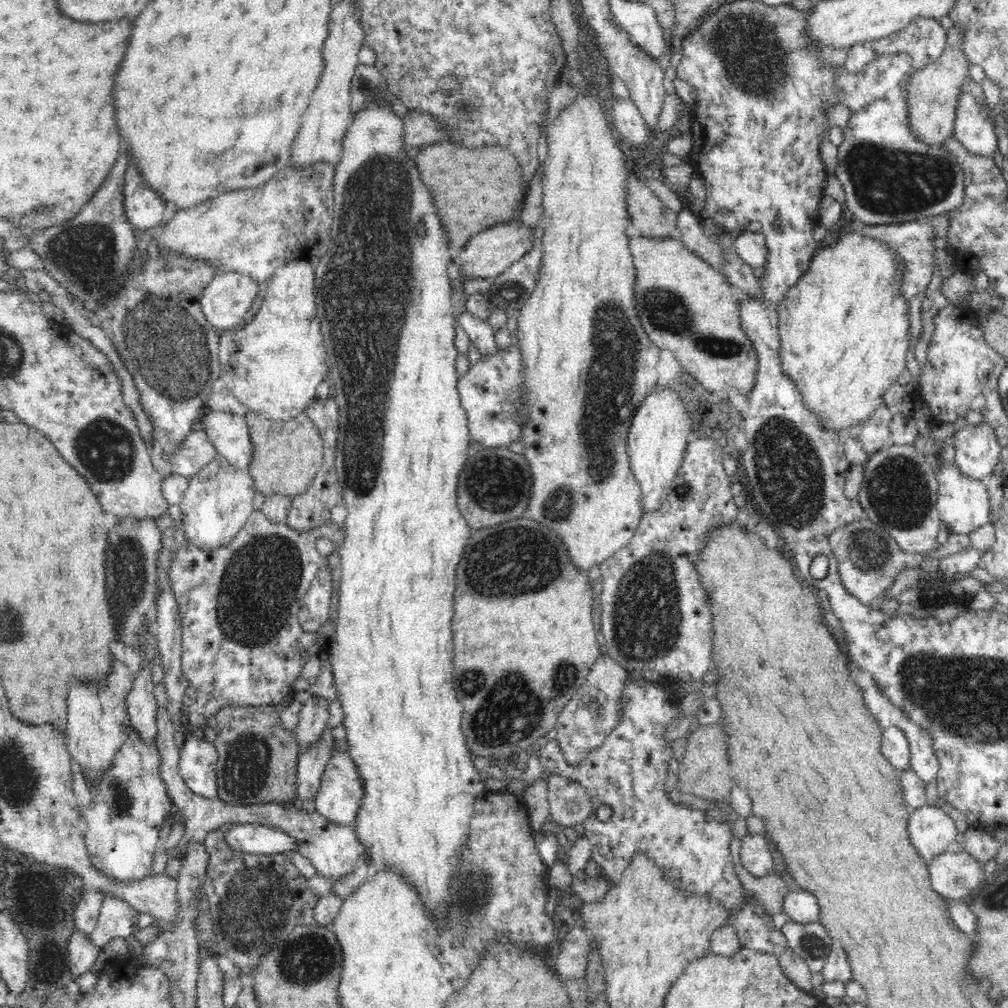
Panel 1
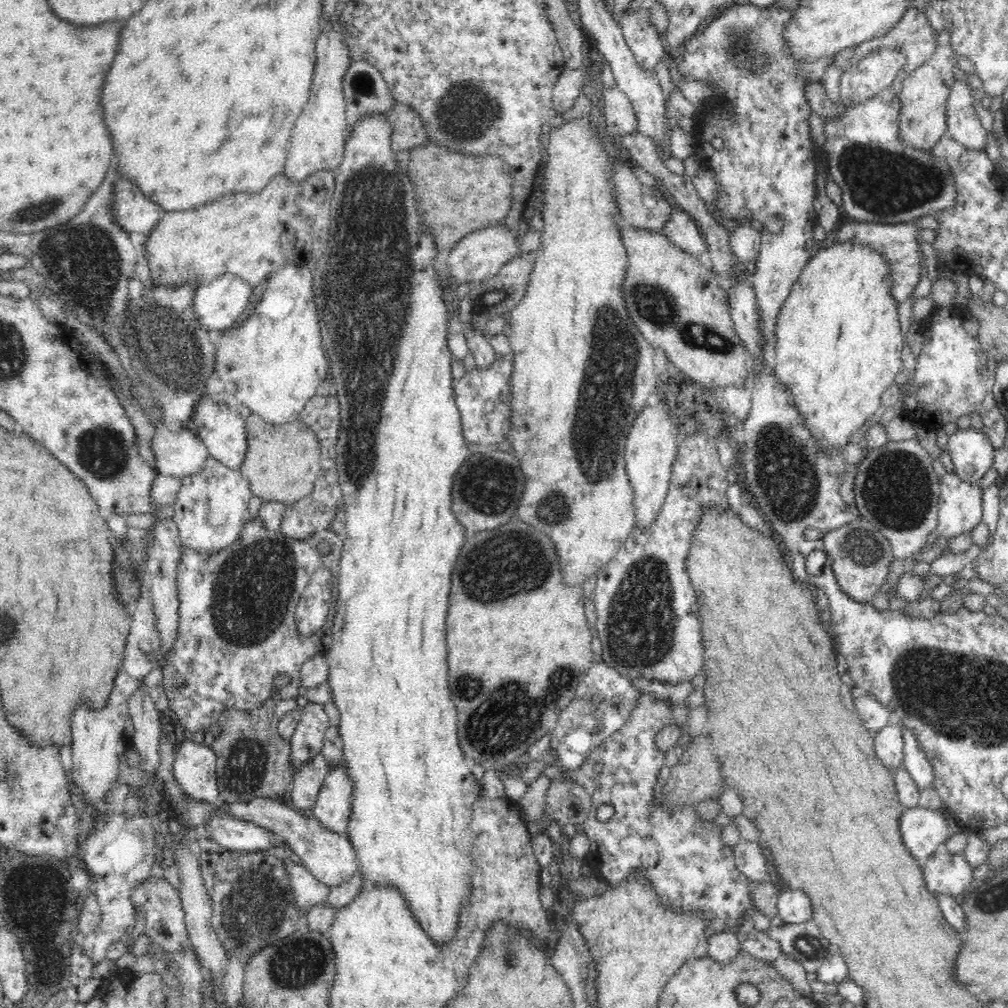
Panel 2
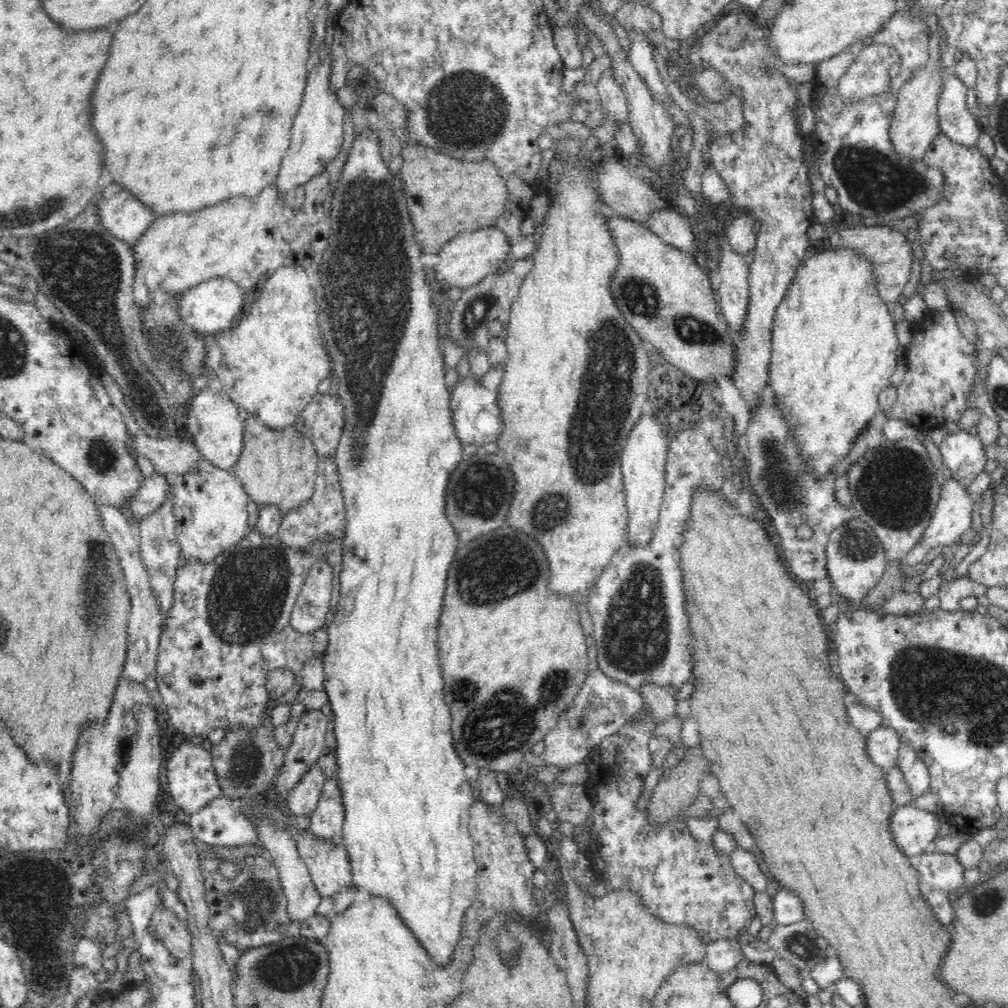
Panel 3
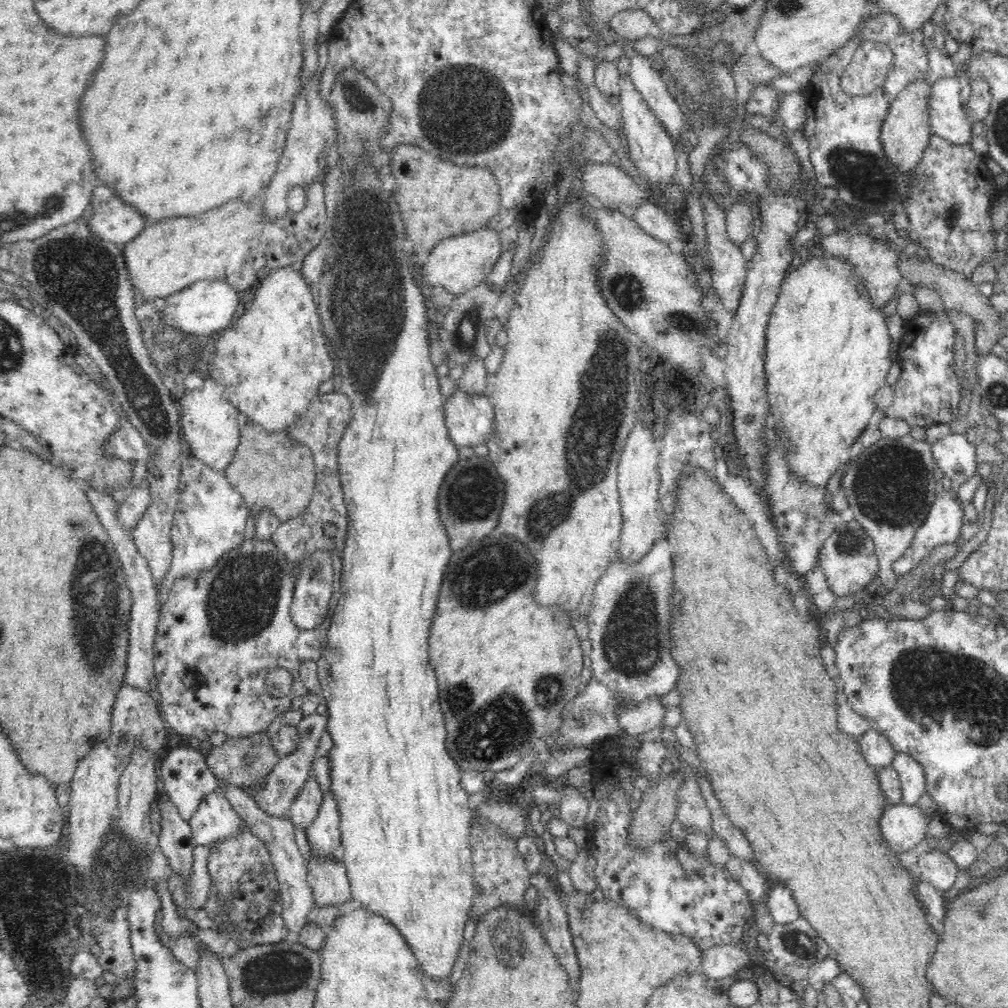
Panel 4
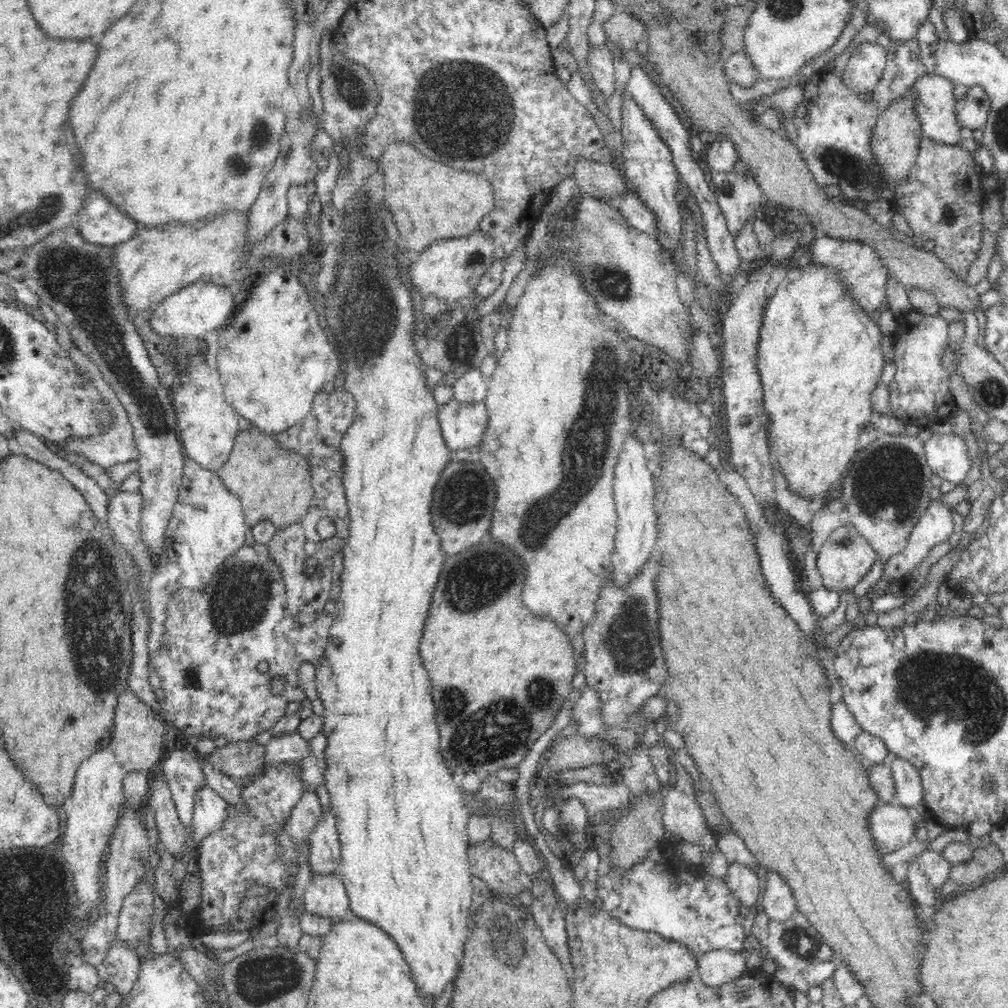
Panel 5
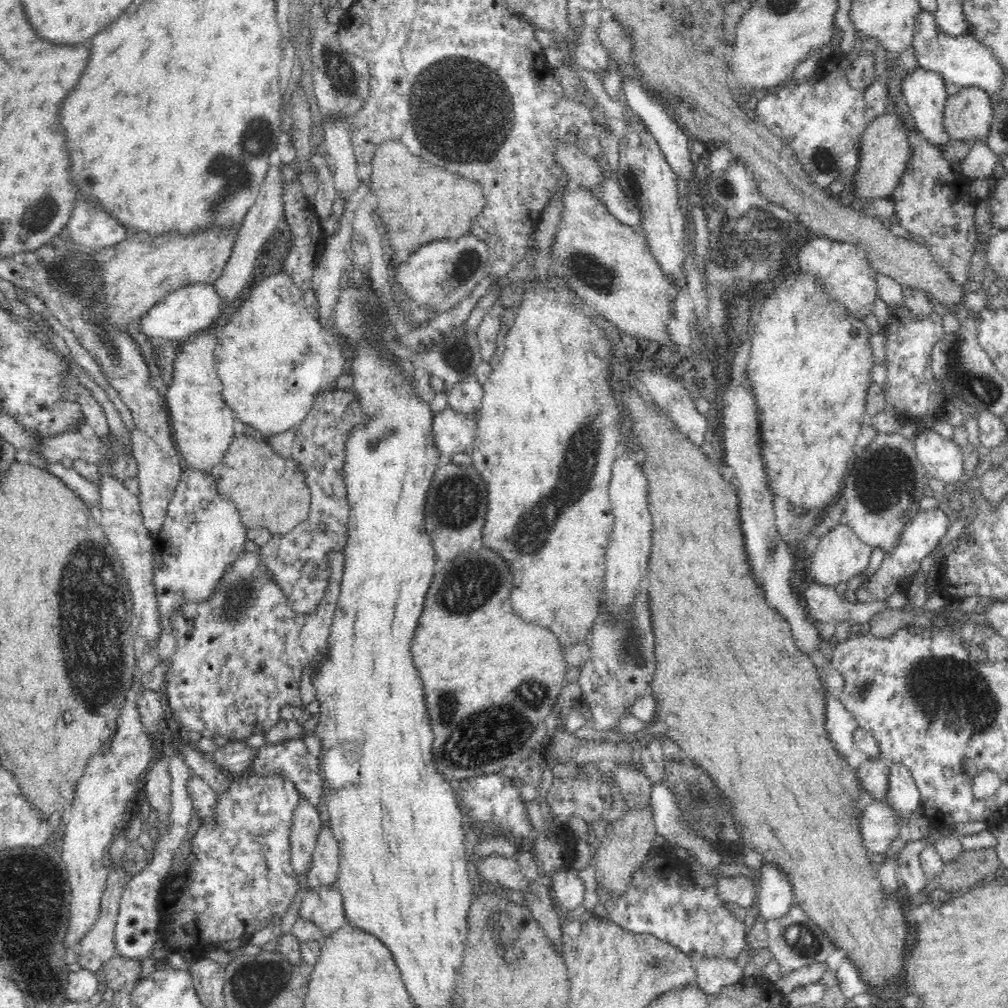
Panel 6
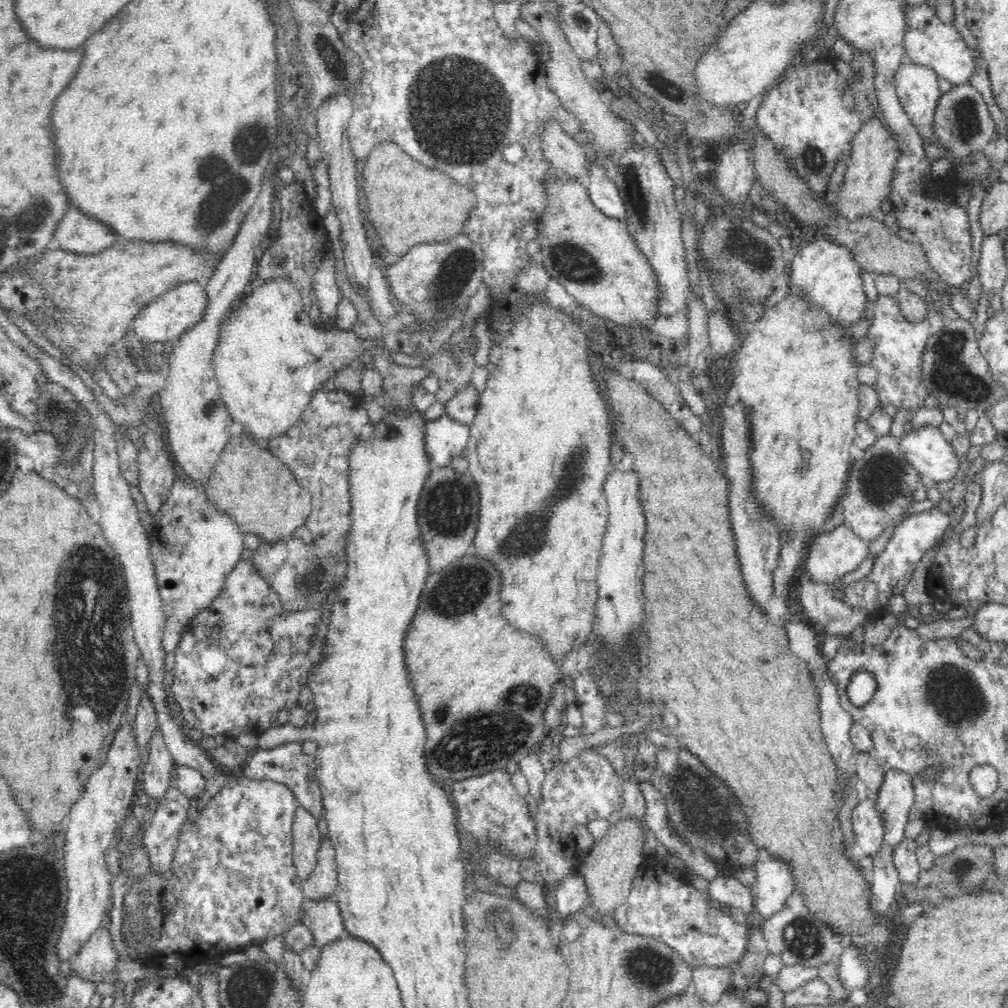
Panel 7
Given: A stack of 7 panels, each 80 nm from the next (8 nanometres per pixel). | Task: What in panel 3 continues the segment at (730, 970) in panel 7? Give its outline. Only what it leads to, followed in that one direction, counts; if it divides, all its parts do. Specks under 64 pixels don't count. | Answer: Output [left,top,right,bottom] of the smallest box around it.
[705,938,745,974]

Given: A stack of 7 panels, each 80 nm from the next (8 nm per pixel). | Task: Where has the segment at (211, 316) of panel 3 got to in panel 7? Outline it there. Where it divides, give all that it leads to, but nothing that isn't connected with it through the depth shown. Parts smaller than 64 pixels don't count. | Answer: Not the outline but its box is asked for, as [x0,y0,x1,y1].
[133,280,207,342]

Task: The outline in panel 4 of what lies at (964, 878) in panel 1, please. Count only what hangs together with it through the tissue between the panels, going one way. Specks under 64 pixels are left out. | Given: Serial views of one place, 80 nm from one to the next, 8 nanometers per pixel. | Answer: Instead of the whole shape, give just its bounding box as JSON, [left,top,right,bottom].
[914,850,958,891]

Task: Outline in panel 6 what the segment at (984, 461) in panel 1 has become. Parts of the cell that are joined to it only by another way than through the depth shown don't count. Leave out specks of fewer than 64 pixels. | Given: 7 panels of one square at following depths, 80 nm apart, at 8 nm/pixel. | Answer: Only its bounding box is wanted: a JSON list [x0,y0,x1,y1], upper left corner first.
[913,429,964,483]

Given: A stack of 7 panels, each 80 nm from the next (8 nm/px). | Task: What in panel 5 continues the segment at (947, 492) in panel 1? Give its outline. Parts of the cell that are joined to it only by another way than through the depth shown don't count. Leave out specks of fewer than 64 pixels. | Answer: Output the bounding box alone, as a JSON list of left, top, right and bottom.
[865,499,954,600]

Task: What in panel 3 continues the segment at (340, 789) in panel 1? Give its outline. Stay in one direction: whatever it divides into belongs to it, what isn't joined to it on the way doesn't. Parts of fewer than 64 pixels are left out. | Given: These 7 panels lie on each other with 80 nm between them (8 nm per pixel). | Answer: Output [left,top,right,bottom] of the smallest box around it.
[309,776,345,845]

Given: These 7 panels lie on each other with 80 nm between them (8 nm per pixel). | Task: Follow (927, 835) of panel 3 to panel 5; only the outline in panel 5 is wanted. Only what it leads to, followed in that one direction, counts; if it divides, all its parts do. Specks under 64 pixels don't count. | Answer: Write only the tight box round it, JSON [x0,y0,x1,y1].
[869,804,918,853]

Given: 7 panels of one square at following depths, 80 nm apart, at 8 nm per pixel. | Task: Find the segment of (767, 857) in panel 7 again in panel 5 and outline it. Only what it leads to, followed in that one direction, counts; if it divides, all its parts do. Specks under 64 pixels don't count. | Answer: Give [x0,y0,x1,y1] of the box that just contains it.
[761,871,797,921]

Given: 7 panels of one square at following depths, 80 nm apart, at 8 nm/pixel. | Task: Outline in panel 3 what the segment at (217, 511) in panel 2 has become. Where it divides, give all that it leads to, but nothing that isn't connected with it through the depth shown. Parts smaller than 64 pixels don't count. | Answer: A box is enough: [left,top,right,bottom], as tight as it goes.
[168,459,249,567]

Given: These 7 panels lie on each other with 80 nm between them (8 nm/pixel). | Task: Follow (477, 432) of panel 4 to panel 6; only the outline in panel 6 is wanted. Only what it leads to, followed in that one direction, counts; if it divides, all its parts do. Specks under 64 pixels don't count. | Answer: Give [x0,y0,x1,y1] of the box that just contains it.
[432,407,479,464]

